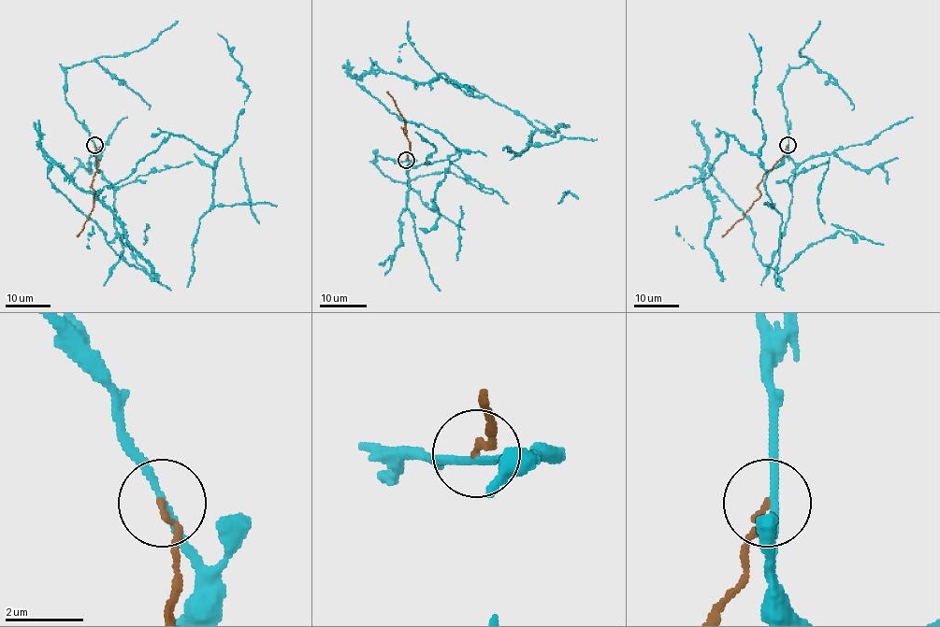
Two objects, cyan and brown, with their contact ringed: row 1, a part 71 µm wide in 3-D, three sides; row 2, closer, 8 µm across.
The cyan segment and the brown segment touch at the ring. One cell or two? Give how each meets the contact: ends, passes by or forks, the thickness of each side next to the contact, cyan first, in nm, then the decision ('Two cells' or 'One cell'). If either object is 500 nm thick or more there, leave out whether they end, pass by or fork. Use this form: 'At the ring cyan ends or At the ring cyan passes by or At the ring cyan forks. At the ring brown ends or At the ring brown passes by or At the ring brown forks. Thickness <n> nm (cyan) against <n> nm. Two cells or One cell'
At the ring cyan passes by. At the ring brown ends. Thickness 170 nm (cyan) against 160 nm. Two cells

